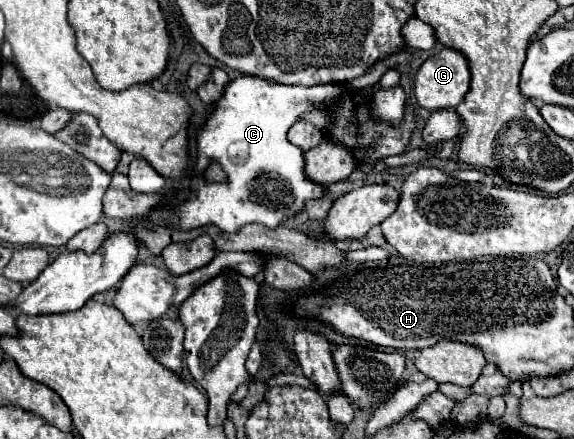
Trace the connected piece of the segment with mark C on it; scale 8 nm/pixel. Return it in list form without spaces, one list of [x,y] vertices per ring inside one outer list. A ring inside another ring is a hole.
[[[241,76],[229,82],[225,96],[215,104],[213,114],[197,134],[197,164],[191,176],[191,190],[167,196],[161,210],[151,214],[147,228],[159,224],[193,230],[215,224],[223,232],[237,232],[237,228],[251,222],[279,226],[291,220],[295,212],[305,208],[307,198],[321,198],[325,188],[305,180],[303,152],[289,144],[287,130],[301,112],[326,110],[343,92],[345,86],[341,84],[285,86],[257,76]],[[213,160],[227,172],[227,184],[205,182],[203,170]]]

